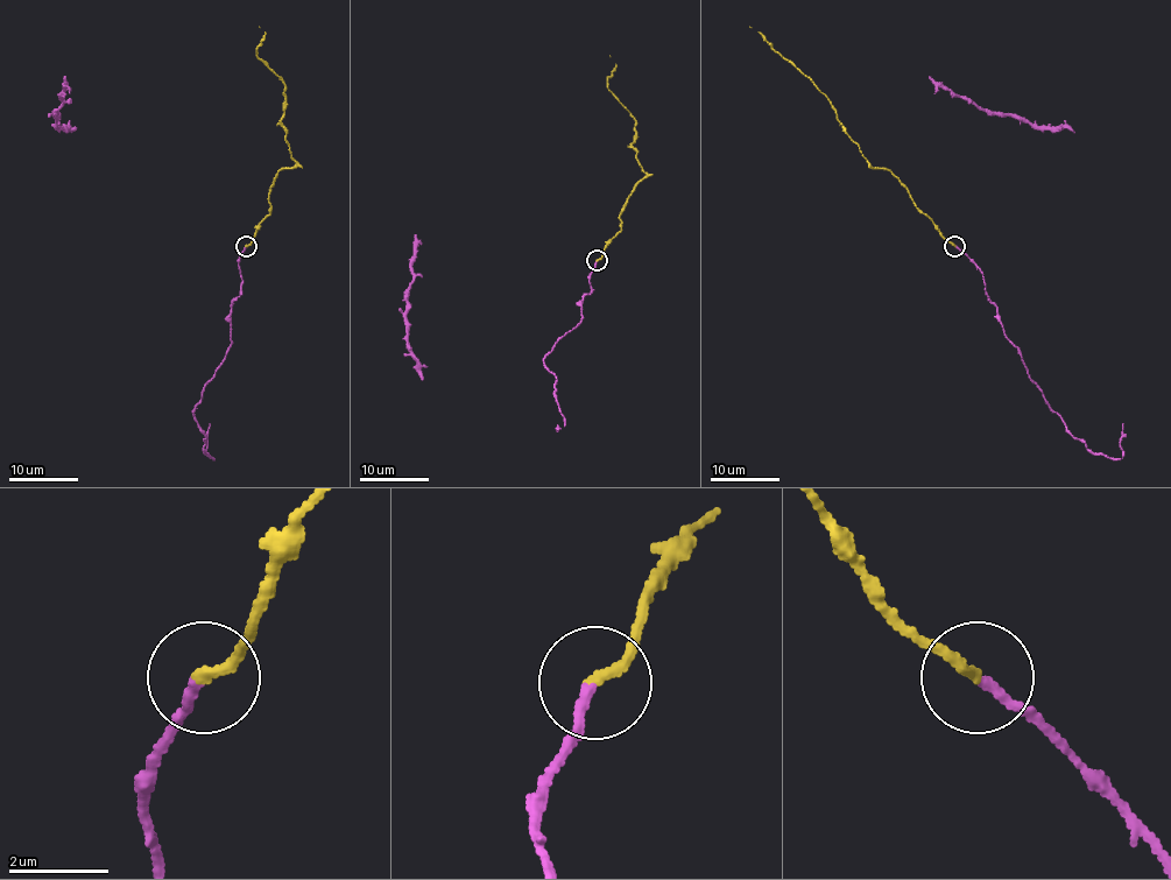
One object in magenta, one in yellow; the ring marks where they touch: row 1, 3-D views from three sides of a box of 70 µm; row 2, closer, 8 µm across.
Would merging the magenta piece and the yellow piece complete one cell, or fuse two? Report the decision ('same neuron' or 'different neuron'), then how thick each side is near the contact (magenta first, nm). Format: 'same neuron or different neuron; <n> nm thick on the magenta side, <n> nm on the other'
same neuron; 200 nm thick on the magenta side, 240 nm on the other

